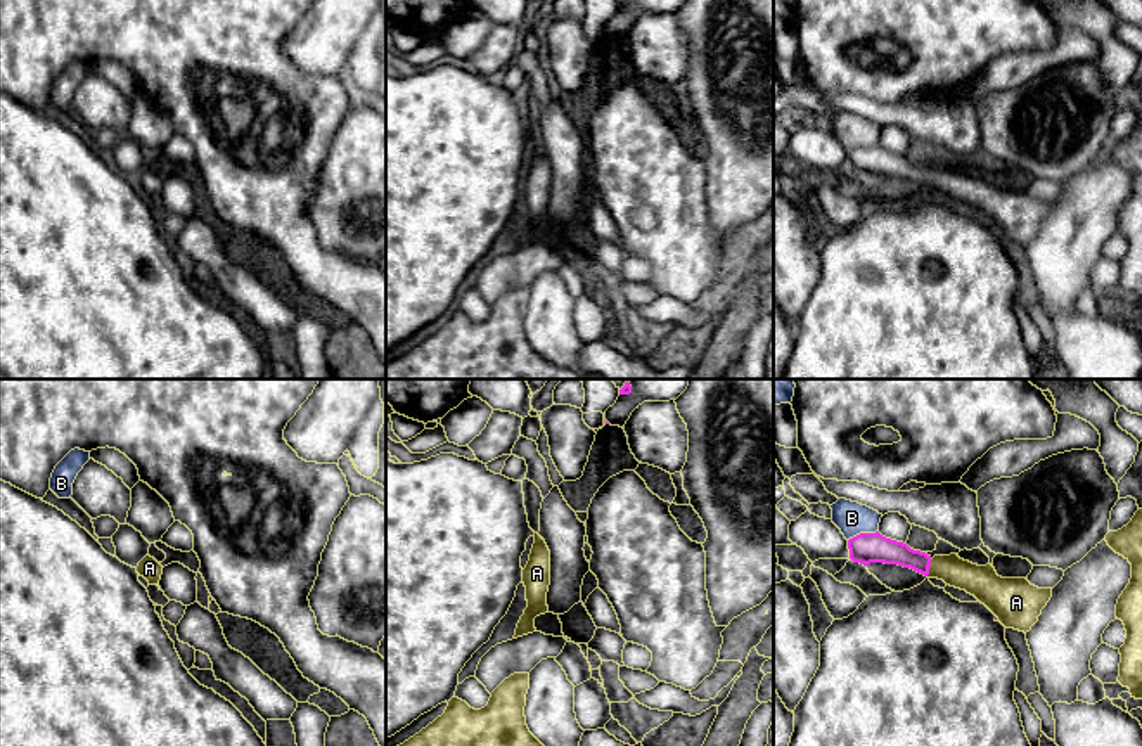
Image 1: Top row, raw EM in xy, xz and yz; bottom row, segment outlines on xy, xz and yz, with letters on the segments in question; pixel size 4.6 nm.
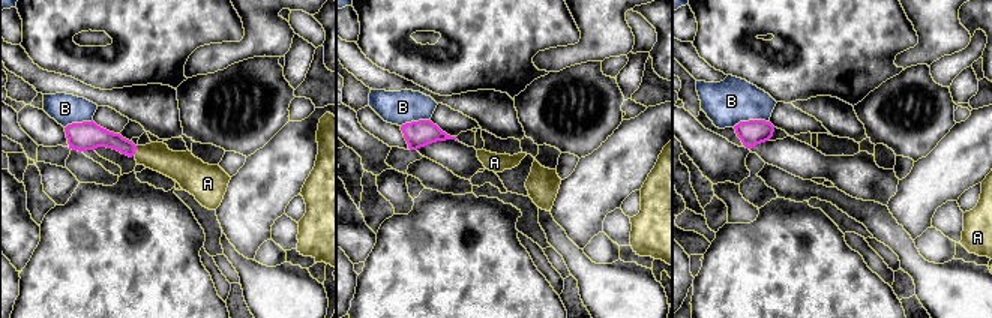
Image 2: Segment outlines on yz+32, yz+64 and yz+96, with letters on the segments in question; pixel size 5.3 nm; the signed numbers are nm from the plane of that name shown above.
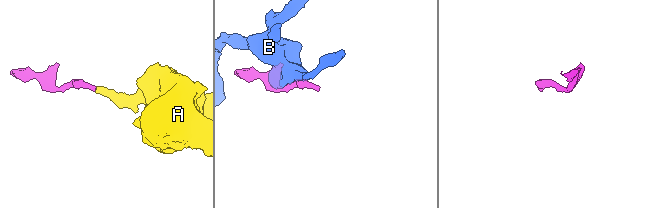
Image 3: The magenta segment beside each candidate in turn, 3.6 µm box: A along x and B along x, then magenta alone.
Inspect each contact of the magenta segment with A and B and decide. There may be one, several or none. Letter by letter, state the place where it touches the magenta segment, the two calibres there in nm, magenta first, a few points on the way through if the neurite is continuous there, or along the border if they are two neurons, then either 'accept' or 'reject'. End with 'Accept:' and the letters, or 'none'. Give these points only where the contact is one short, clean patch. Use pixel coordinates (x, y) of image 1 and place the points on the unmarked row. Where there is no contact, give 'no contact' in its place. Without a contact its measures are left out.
A: meets magenta in yz at (928, 180); 130 nm thick on the magenta side, 140 nm on the other; runs through yz (878, 161), (900, 165), (928, 180), (950, 180), (978, 192); accept
B: meets magenta in yz at (862, 146); 140 nm thick on the magenta side, 160 nm on the other; reject
Accept: A

